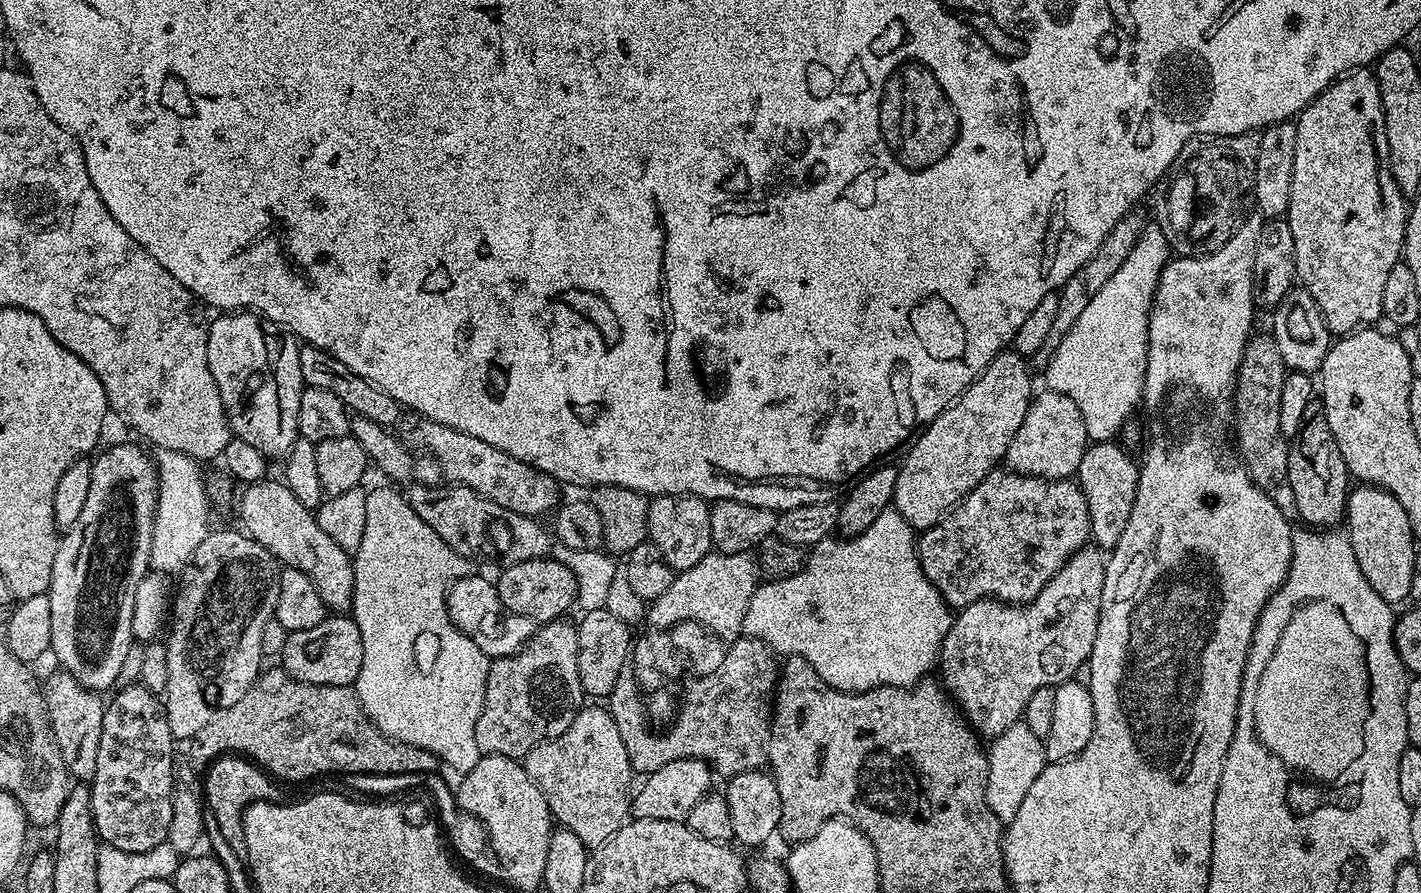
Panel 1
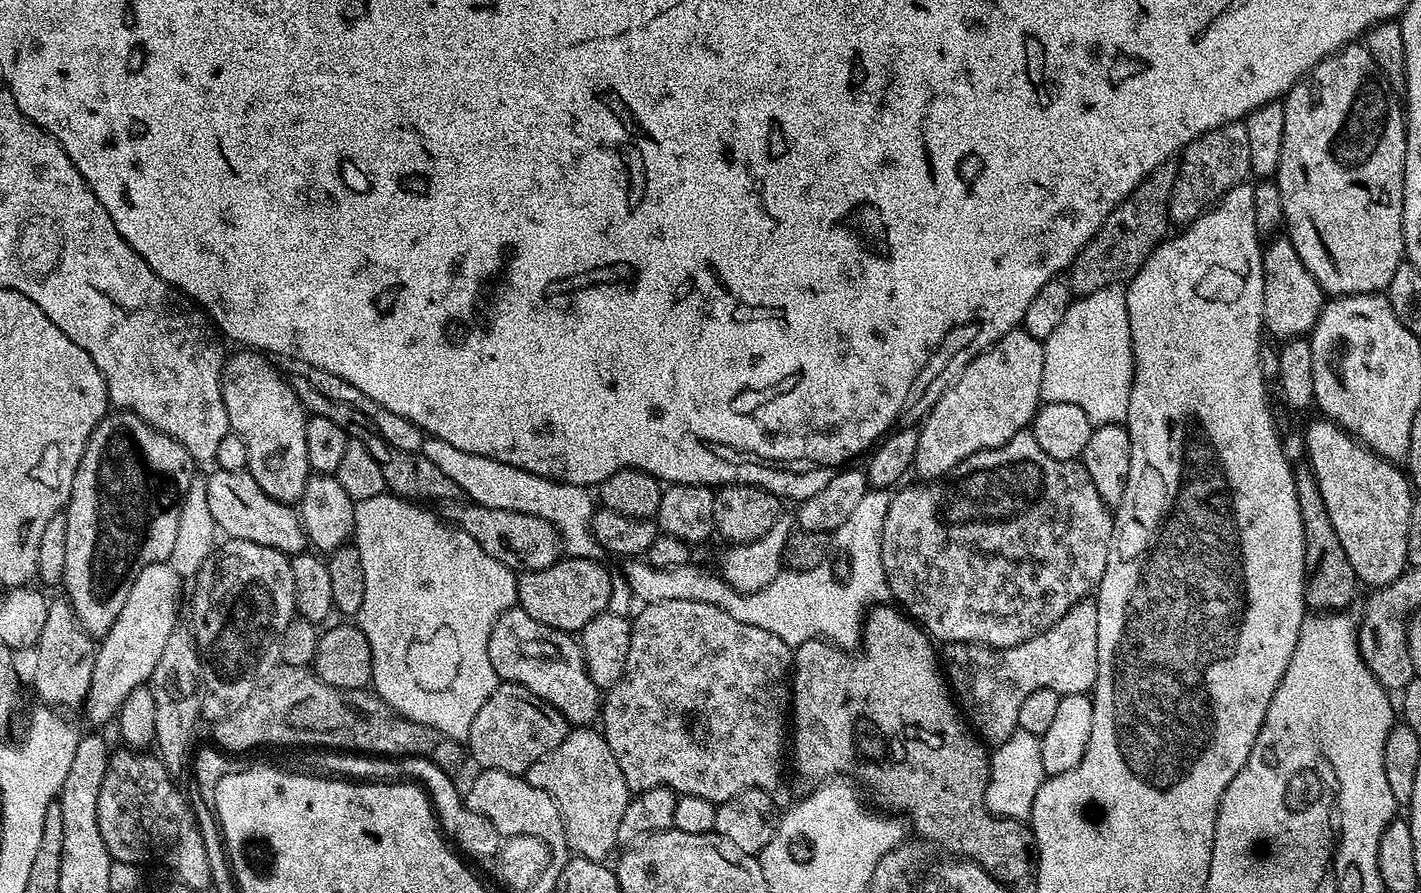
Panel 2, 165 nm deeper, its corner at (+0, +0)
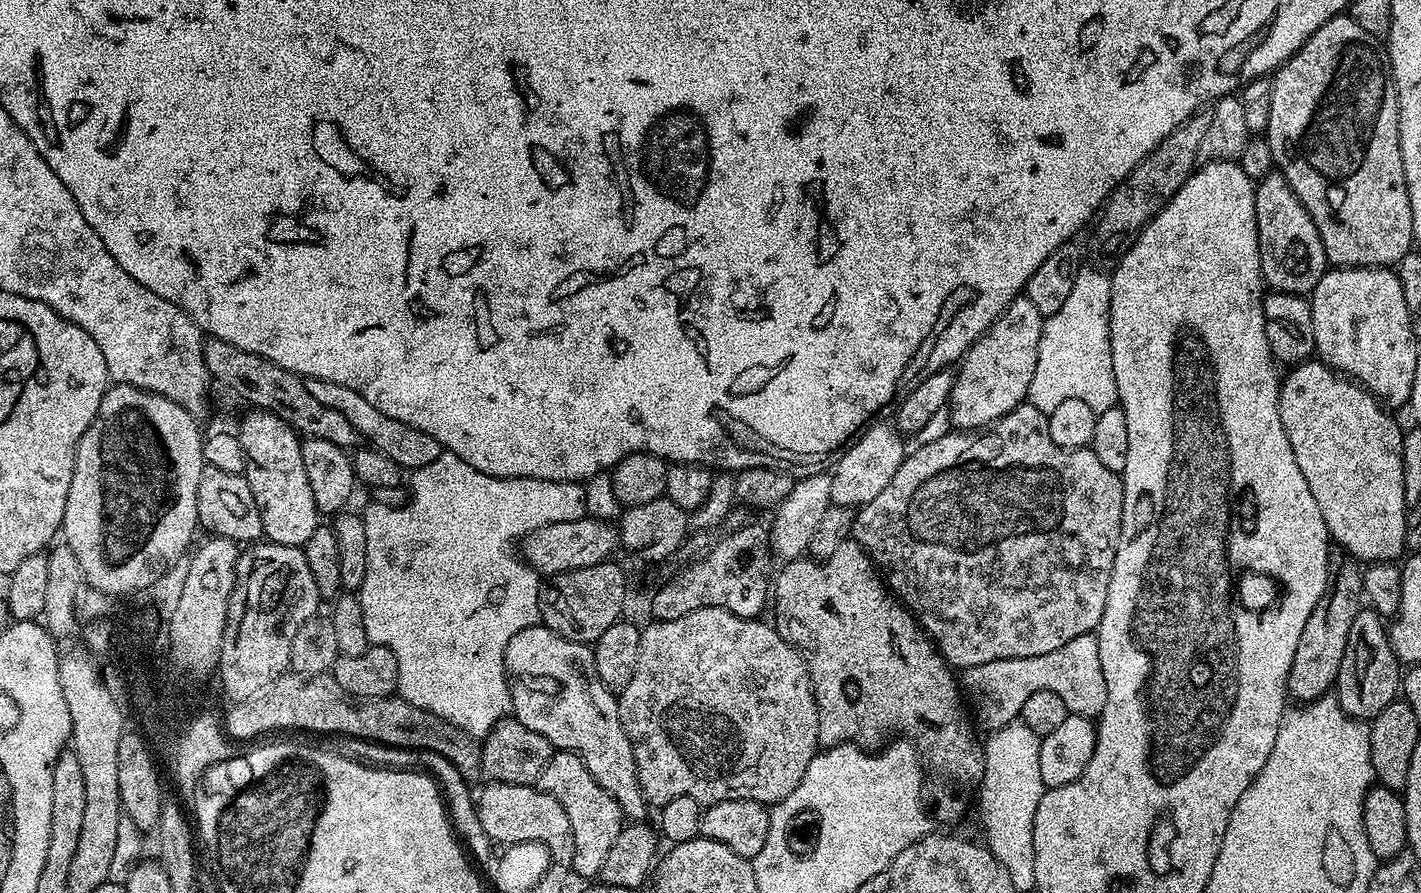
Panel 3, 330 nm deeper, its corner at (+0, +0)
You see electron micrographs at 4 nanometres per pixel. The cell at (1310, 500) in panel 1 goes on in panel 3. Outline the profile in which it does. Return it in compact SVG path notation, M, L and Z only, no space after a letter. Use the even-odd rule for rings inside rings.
M1340 550L1329 551L1328 579L1330 587L1322 594L1318 606L1314 606L1302 630L1302 638L1298 638L1294 662L1290 662L1288 695L1296 702L1319 700L1335 685L1336 675L1342 666L1342 654L1346 654L1346 638L1350 638L1350 626L1354 626L1354 618L1358 618L1366 604L1364 574L1361 565L1351 556Z

